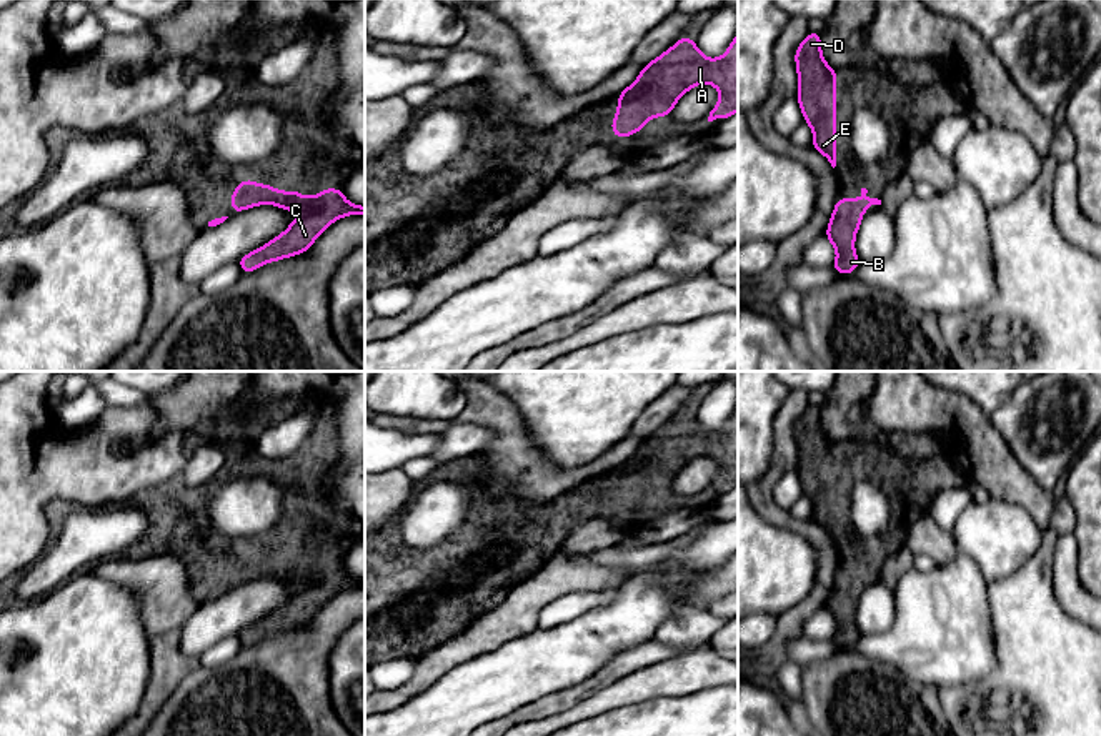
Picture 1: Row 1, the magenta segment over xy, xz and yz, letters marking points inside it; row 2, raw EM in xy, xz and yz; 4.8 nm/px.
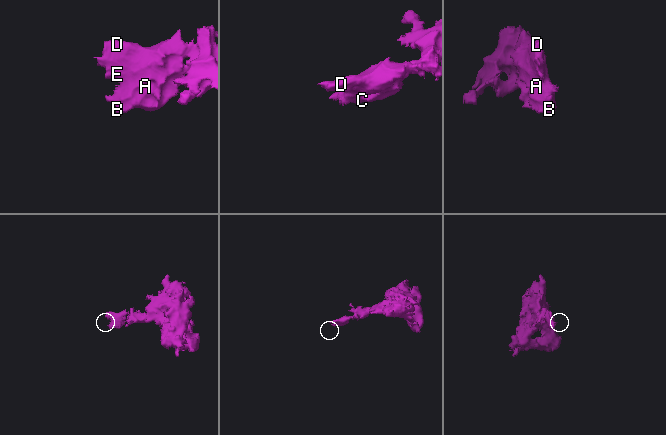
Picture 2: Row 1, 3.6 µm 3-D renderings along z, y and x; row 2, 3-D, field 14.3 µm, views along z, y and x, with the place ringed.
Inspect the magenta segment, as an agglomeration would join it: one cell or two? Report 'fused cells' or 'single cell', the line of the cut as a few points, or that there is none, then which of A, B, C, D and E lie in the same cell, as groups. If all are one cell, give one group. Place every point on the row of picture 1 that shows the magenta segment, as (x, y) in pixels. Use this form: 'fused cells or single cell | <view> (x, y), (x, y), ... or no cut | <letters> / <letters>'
single cell | no cut | A B C D E

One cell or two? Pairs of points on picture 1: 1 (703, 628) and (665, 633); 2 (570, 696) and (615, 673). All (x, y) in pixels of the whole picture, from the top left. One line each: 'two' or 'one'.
1: one
2: one

